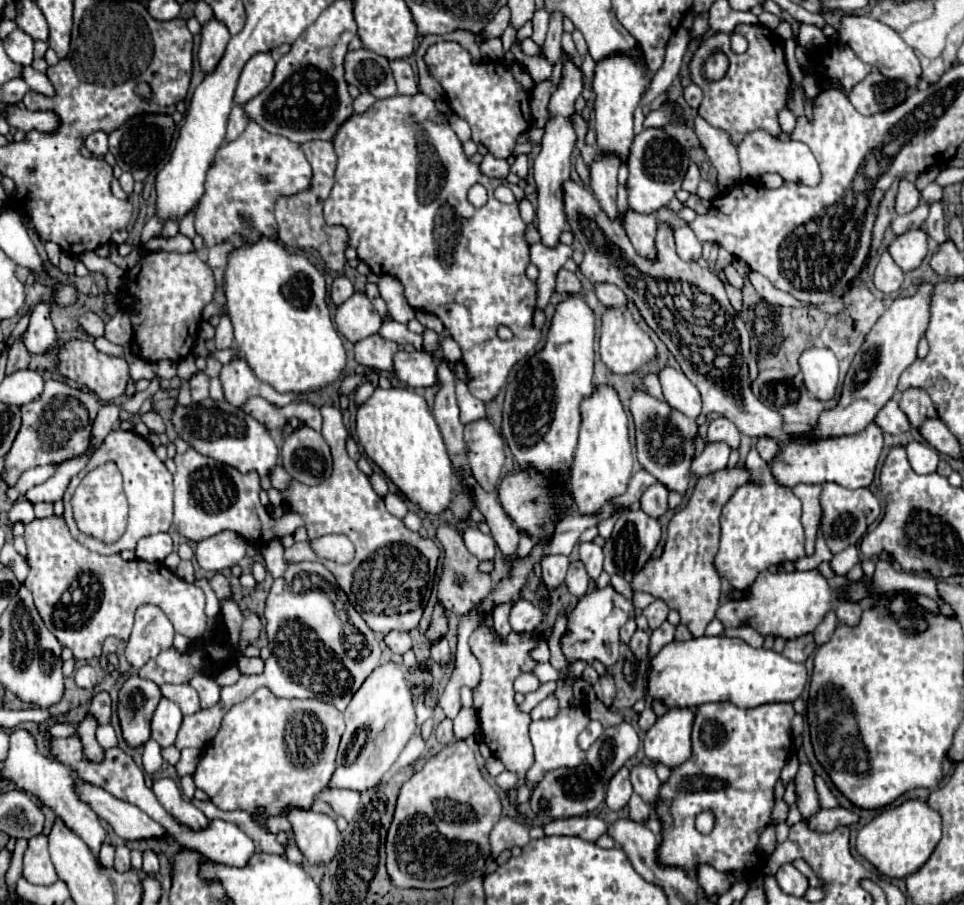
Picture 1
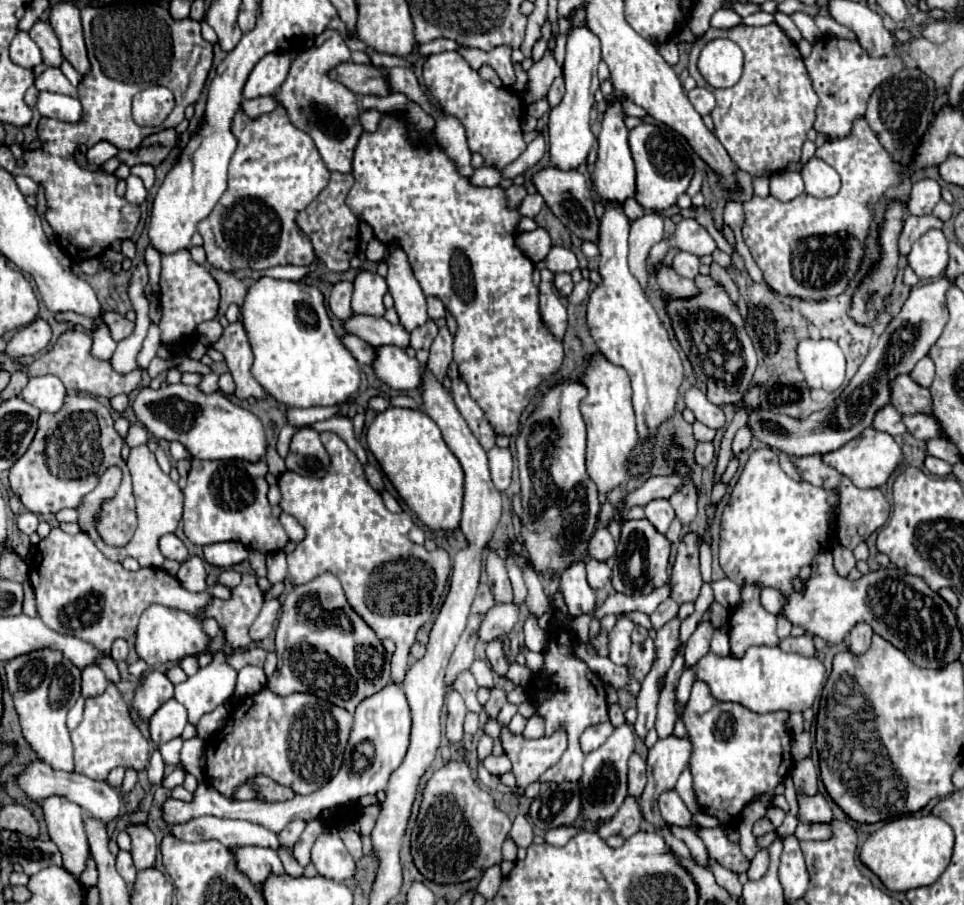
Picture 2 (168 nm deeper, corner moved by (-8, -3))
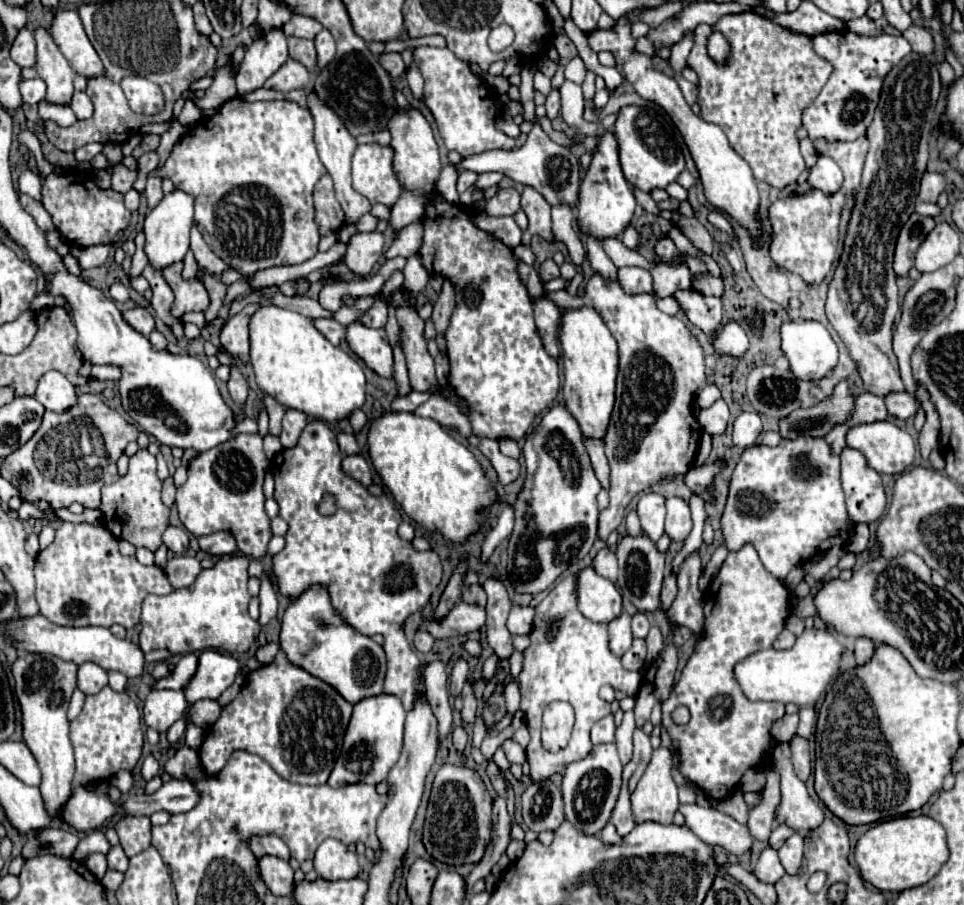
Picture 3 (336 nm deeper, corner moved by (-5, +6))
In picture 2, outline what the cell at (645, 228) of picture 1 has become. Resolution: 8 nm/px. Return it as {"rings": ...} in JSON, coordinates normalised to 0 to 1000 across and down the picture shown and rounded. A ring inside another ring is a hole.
{"rings":[[[680,291],[678,293],[678,304],[683,308],[685,319],[693,326],[693,328],[718,328],[718,324],[722,324],[722,315],[718,308],[705,306],[697,293],[691,291]]]}

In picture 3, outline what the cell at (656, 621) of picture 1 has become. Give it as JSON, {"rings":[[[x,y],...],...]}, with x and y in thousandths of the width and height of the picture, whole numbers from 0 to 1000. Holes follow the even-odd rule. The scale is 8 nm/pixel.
{"rings":[[[696,632],[692,639],[690,639],[690,643],[688,643],[688,654],[686,654],[686,672],[688,674],[694,674],[694,670],[698,667],[698,663],[700,663],[700,659],[702,659],[702,634],[700,632]]]}

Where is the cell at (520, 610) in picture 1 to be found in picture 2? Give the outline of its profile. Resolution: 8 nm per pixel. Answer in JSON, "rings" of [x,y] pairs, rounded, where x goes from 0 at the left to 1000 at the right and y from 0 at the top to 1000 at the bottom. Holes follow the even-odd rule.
{"rings":[[[535,666],[512,669],[502,682],[496,704],[500,708],[510,708],[510,706],[517,706],[517,704],[525,704],[535,688],[537,688],[537,669]]]}

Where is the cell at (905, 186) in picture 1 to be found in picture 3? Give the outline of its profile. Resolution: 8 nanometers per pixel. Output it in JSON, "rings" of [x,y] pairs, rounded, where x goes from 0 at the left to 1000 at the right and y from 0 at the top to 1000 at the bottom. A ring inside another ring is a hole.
{"rings":[[[960,190],[957,199],[955,199],[955,210],[953,210],[953,219],[957,223],[972,223],[974,214],[980,210],[980,197],[972,190]]]}

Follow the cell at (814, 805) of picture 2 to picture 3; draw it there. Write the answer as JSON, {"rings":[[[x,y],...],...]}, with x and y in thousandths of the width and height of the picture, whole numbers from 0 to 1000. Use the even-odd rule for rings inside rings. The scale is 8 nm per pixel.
{"rings":[[[808,820],[800,835],[804,849],[810,855],[810,886],[804,895],[806,908],[816,910],[831,922],[850,915],[854,908],[854,893],[837,877],[835,866],[825,857],[818,822]]]}

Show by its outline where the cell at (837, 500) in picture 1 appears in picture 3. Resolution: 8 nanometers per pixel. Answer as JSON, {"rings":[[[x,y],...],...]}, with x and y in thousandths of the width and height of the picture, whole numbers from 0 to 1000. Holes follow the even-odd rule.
{"rings":[[[874,495],[872,499],[872,535],[885,577],[904,579],[914,572],[920,548],[914,526],[901,517],[895,499],[887,495]]]}

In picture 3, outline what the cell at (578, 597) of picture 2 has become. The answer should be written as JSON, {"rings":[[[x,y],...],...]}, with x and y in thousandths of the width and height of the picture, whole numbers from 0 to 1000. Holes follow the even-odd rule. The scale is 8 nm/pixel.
{"rings":[[[607,628],[601,632],[599,663],[603,678],[615,687],[632,690],[646,676],[644,654],[634,641],[621,636],[615,628]]]}

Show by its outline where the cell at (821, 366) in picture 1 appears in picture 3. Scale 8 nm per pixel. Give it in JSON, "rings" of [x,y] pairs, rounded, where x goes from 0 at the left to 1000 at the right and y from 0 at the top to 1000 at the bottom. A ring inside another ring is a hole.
{"rings":[[[843,354],[833,356],[814,356],[810,360],[810,387],[814,396],[818,398],[821,411],[829,420],[852,420],[856,418],[866,404],[868,404],[868,382],[858,367],[858,362]]]}

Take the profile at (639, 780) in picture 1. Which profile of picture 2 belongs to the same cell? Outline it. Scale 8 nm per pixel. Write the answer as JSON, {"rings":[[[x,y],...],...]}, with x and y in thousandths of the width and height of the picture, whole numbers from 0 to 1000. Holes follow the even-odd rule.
{"rings":[[[689,874],[683,881],[683,892],[685,892],[685,901],[693,912],[705,912],[705,914],[714,914],[718,909],[718,898],[714,896],[712,887],[705,883],[705,878],[701,874]]]}

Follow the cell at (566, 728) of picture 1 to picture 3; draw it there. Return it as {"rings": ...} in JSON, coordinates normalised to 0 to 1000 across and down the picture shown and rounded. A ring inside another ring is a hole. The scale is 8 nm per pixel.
{"rings":[[[596,634],[586,636],[576,650],[567,656],[565,663],[561,663],[555,670],[555,685],[553,696],[549,698],[551,712],[543,718],[543,740],[536,747],[538,765],[540,765],[540,785],[547,791],[547,804],[551,811],[551,818],[547,822],[547,842],[551,846],[551,860],[555,864],[567,862],[572,855],[584,853],[588,844],[596,840],[605,840],[615,822],[611,815],[613,802],[628,793],[634,782],[628,773],[621,771],[621,760],[632,756],[638,762],[646,762],[650,769],[657,769],[663,760],[665,743],[652,743],[644,736],[644,729],[636,725],[630,716],[630,692],[628,690],[615,690],[609,685],[601,672],[599,672],[599,659],[596,659]],[[574,681],[586,681],[582,685],[582,698],[570,707],[565,703],[565,690],[574,685]],[[586,773],[596,785],[596,807],[592,813],[592,820],[582,831],[567,831],[561,824],[561,791],[565,782],[576,776]]]}

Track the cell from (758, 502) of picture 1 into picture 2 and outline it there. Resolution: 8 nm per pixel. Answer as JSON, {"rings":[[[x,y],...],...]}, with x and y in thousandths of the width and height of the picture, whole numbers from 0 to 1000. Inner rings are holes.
{"rings":[[[797,494],[784,496],[776,505],[776,512],[772,514],[768,529],[757,545],[757,556],[749,567],[747,627],[753,633],[753,638],[759,640],[761,644],[766,644],[768,649],[788,646],[788,649],[803,649],[807,653],[820,655],[822,638],[826,638],[834,624],[840,624],[842,615],[851,607],[861,604],[859,585],[861,585],[861,567],[859,567],[857,543],[851,538],[844,538],[836,531],[828,534],[828,531],[820,529],[809,518],[807,503],[803,496],[797,496]]]}

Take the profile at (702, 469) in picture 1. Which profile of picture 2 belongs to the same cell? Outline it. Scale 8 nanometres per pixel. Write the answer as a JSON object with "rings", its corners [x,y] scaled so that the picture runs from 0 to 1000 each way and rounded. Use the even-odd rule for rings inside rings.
{"rings":[[[770,472],[770,474],[763,478],[761,487],[759,487],[759,498],[761,498],[761,501],[768,501],[768,498],[776,496],[776,494],[778,494],[778,487],[780,487],[780,476],[778,476],[776,472]]]}

